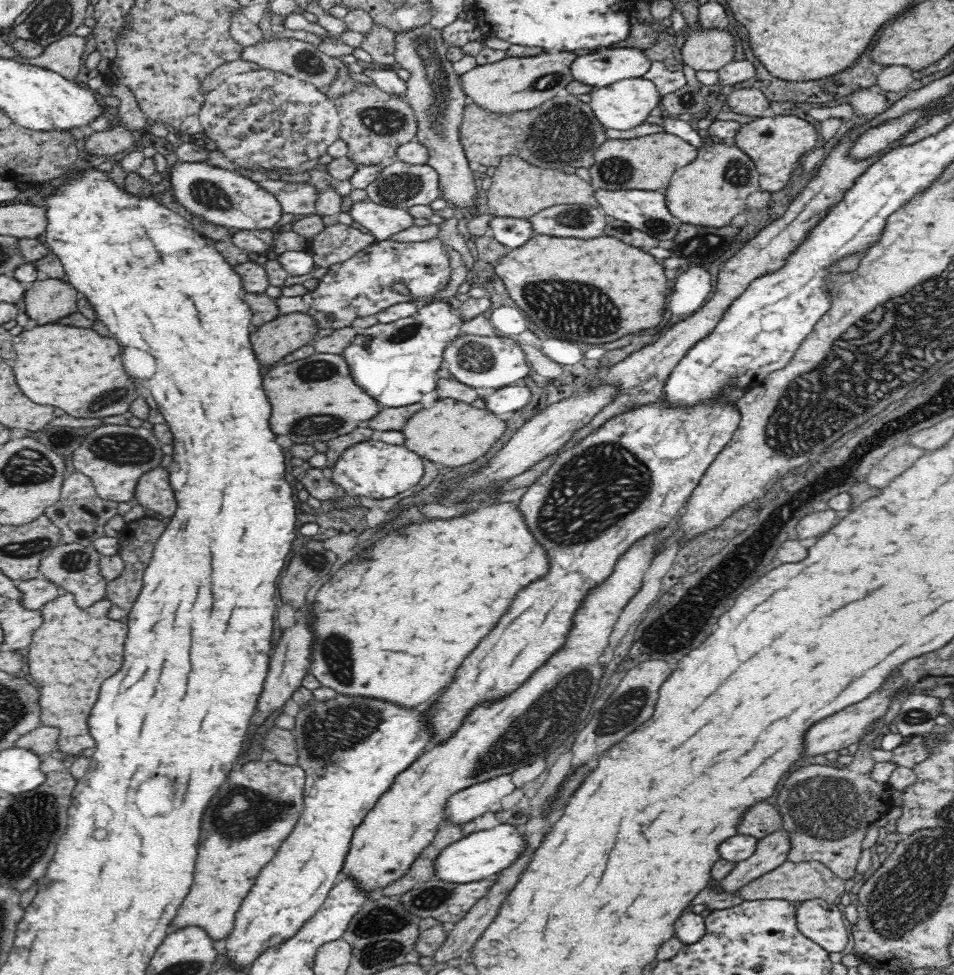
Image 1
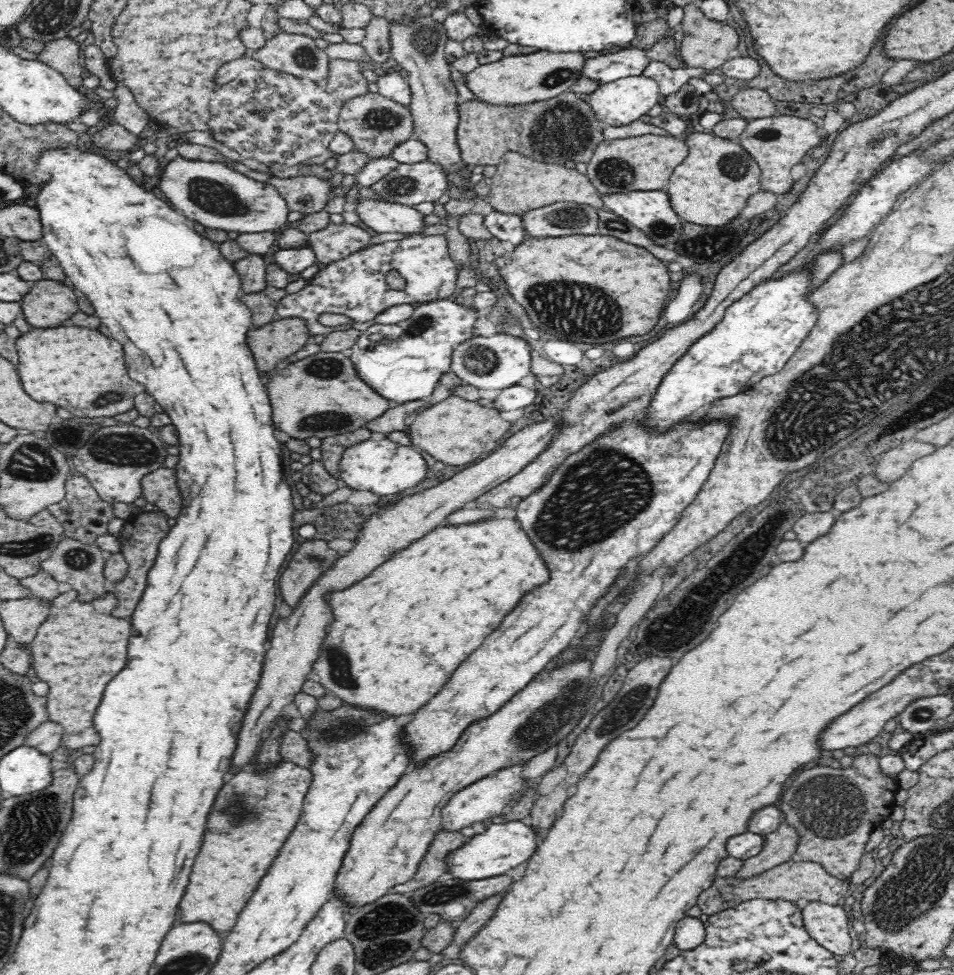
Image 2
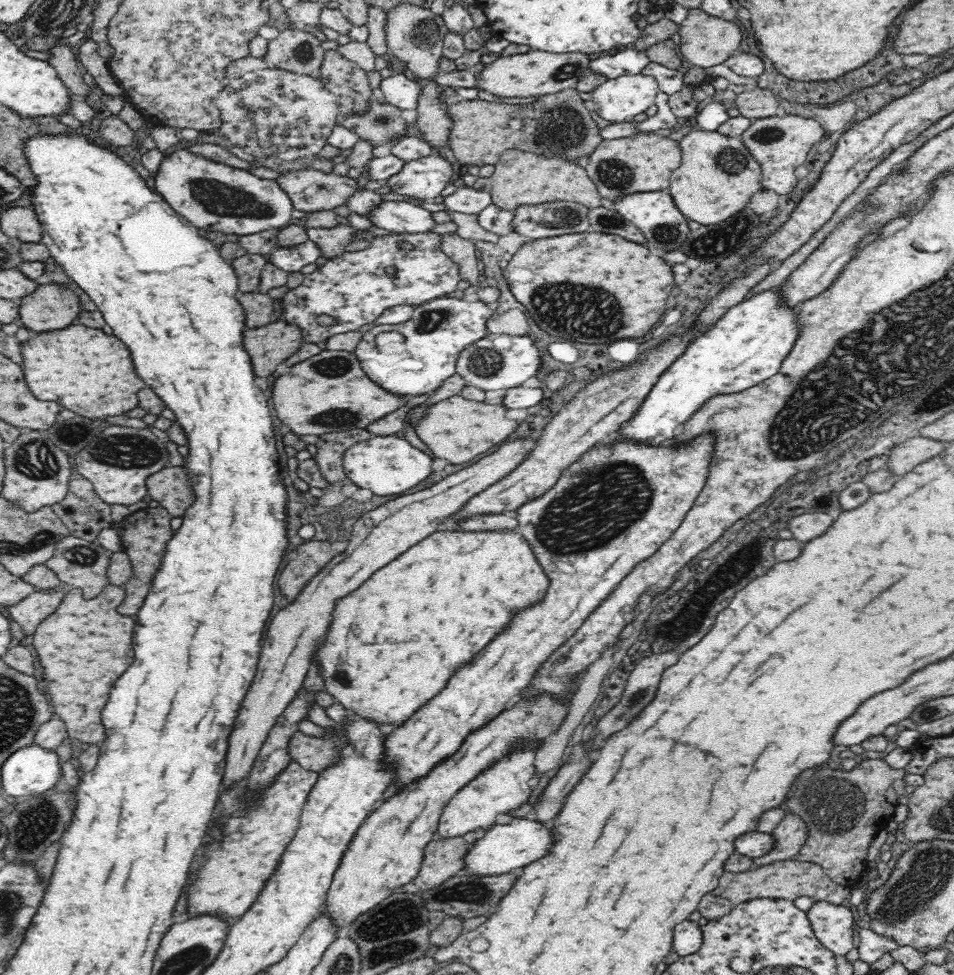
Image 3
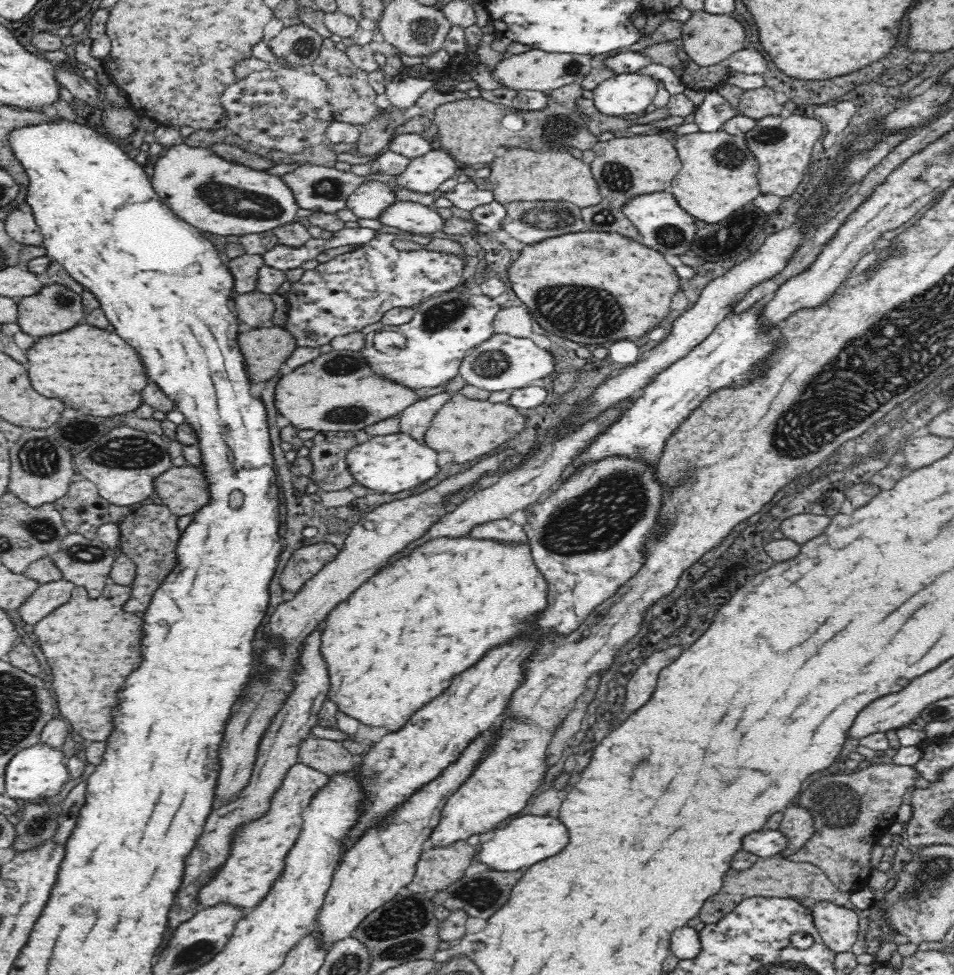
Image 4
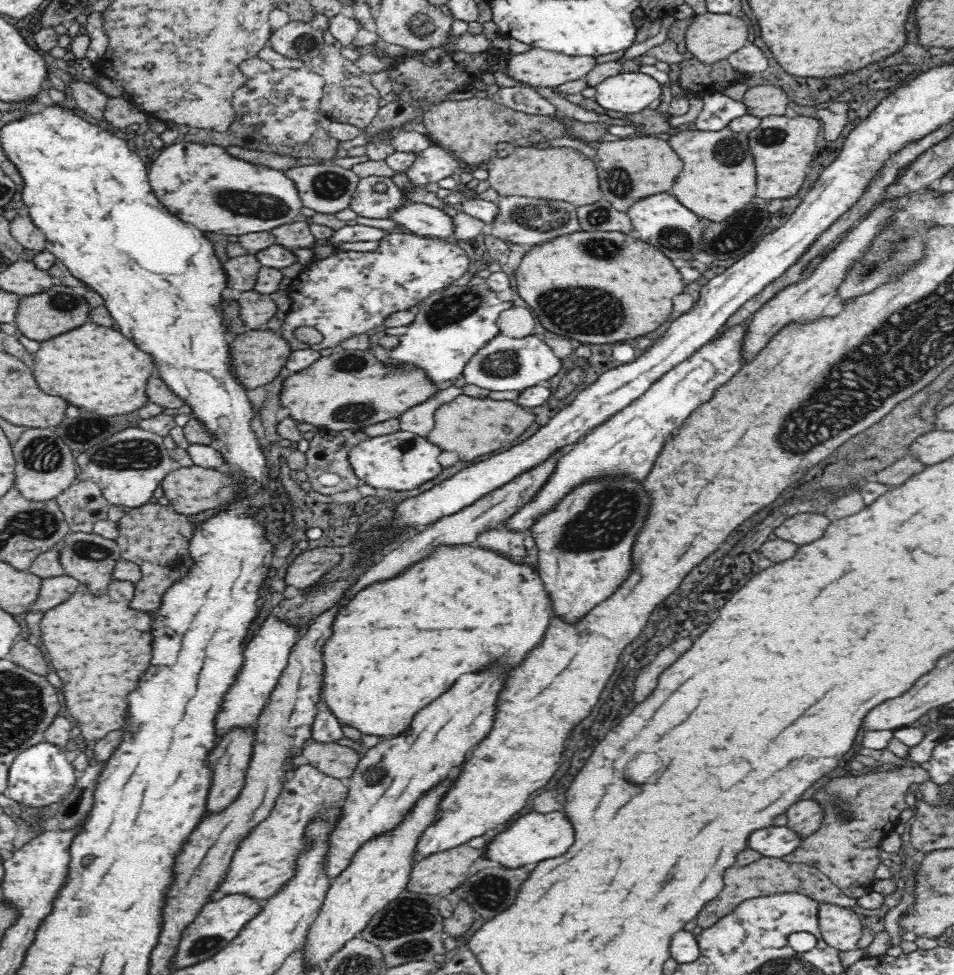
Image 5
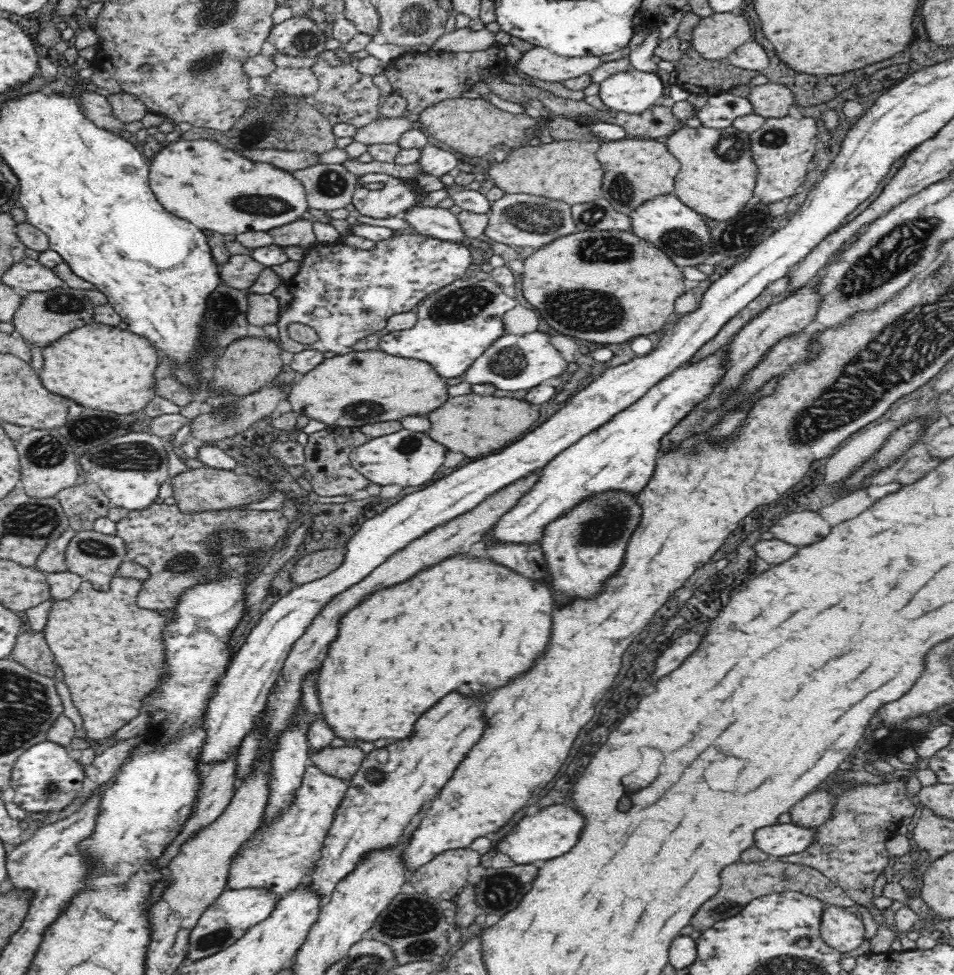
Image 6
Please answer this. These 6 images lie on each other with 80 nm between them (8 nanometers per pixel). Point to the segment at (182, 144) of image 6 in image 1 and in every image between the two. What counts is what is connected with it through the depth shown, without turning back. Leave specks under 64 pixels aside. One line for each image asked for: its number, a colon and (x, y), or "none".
1: (220, 196)
2: (209, 193)
3: (215, 197)
4: (219, 197)
5: (202, 185)

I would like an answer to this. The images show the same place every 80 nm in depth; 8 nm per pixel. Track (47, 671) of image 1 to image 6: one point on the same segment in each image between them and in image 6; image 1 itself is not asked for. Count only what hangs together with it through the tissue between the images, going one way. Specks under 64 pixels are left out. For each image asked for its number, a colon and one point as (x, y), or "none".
2: (80, 648)
3: (83, 648)
4: (91, 646)
5: (99, 646)
6: (110, 651)

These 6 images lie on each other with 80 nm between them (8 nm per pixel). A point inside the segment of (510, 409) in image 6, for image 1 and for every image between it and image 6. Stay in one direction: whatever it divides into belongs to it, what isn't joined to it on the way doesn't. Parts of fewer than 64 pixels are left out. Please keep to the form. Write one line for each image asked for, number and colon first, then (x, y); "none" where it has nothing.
1: (451, 432)
2: (455, 431)
3: (458, 430)
4: (469, 429)
5: (473, 427)

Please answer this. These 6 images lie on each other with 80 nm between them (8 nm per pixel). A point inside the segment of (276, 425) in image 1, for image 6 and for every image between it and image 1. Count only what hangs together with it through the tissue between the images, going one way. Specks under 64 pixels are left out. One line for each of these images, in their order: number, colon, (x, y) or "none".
2: (321, 395)
3: (328, 392)
4: (337, 391)
5: (349, 389)
6: (354, 389)

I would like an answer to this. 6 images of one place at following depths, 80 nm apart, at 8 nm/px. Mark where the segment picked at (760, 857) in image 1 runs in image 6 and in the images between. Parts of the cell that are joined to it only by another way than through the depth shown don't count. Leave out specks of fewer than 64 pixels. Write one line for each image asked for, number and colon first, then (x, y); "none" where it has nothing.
2: (778, 847)
3: (789, 835)
4: (796, 826)
5: (804, 818)
6: (812, 811)

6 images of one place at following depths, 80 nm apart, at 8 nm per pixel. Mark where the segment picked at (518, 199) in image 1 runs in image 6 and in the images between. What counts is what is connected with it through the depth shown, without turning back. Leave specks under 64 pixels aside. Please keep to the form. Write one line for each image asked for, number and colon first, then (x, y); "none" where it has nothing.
2: (519, 185)
3: (520, 178)
4: (517, 174)
5: (565, 174)
6: (568, 171)

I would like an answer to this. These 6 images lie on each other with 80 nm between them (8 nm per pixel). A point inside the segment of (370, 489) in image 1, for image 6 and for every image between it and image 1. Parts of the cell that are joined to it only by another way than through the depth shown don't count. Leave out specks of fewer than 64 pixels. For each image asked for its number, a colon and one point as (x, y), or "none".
2: (381, 467)
3: (386, 465)
4: (390, 464)
5: (391, 462)
6: (405, 458)

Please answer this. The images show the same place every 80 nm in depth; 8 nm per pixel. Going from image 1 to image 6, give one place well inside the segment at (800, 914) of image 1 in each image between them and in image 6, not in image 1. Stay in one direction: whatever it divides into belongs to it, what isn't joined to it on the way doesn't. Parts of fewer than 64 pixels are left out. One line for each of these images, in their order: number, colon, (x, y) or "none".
2: (828, 924)
3: (833, 925)
4: (838, 926)
5: (841, 928)
6: (842, 930)

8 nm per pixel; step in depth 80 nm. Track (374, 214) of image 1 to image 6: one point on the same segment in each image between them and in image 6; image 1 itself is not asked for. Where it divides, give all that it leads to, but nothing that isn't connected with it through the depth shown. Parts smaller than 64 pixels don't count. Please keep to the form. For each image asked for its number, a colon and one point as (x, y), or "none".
2: (381, 217)
3: (401, 217)
4: (411, 217)
5: (424, 220)
6: (431, 221)

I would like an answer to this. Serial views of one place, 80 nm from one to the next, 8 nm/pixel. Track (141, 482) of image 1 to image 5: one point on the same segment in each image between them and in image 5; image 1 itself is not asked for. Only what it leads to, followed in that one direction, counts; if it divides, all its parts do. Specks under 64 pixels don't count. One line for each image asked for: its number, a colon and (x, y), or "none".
2: (159, 488)
3: (169, 487)
4: (182, 490)
5: (190, 490)

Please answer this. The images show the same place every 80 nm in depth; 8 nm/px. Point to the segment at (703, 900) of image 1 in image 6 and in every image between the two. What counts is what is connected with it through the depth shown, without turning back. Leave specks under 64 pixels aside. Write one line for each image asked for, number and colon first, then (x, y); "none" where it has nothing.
2: (798, 882)
3: (790, 879)
4: (774, 876)
5: (768, 876)
6: (741, 883)

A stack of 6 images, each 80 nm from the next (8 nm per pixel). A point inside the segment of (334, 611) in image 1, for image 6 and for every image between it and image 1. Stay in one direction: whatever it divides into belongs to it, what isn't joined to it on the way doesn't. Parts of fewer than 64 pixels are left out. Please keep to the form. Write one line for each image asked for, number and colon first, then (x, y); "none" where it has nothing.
2: (396, 636)
3: (394, 642)
4: (375, 643)
5: (396, 645)
6: (467, 623)

